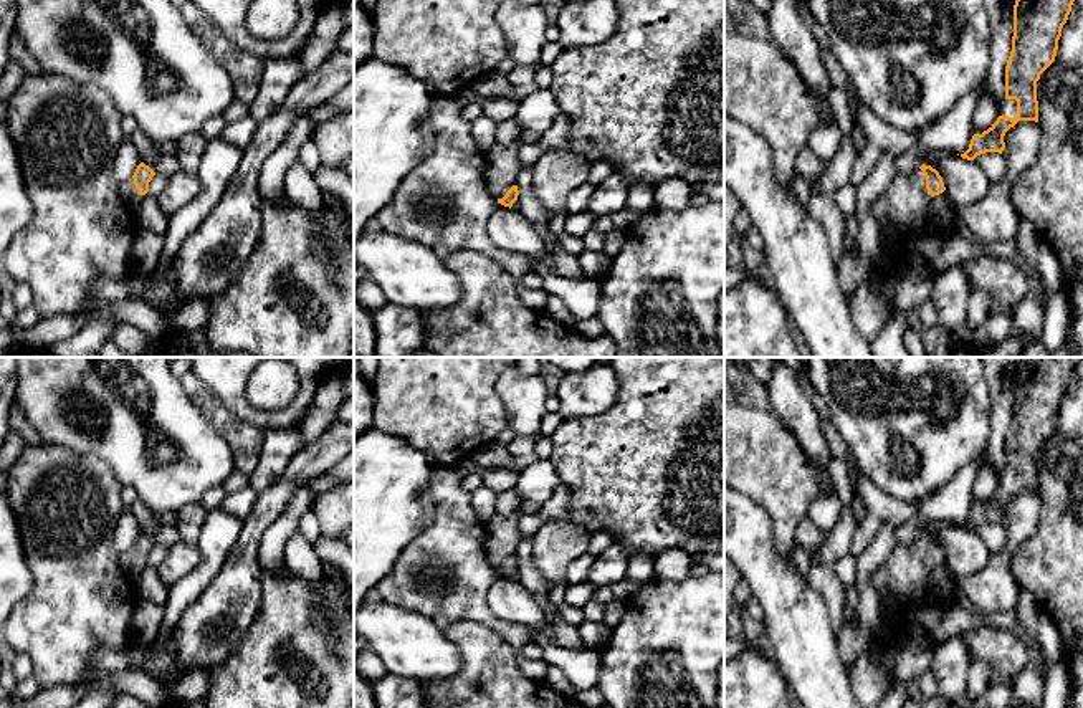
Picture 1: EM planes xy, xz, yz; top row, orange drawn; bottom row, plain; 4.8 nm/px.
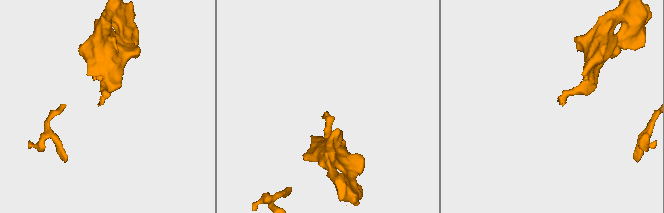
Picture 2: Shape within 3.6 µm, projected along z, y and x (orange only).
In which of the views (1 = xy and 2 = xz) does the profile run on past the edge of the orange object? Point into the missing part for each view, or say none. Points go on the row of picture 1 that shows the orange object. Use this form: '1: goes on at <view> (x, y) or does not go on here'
1: goes on at xy (128, 191)
2: goes on at xz (503, 166)

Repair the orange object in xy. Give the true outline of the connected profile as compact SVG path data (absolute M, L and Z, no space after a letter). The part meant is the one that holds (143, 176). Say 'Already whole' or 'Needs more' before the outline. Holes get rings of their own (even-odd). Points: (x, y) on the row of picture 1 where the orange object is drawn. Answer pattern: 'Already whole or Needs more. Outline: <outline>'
Needs more. Outline: M141 162L131 179L119 184L119 192L126 205L132 210L132 213L137 210L142 197L149 192L149 182L155 172Z

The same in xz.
Needs more. Outline: M521 139L511 146L494 144L486 152L486 184L498 203L513 207L518 200L519 190L516 177L521 172L519 151Z

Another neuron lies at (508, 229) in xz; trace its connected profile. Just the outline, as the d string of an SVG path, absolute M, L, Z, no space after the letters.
M498 203L488 222L488 237L503 250L518 251L537 261L546 258L547 250L542 238L519 210Z

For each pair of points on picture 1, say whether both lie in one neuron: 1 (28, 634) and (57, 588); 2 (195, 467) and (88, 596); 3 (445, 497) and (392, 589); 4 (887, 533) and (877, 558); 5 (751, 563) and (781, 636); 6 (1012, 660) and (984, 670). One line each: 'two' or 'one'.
1: one
2: two
3: one
4: one
5: one
6: two

